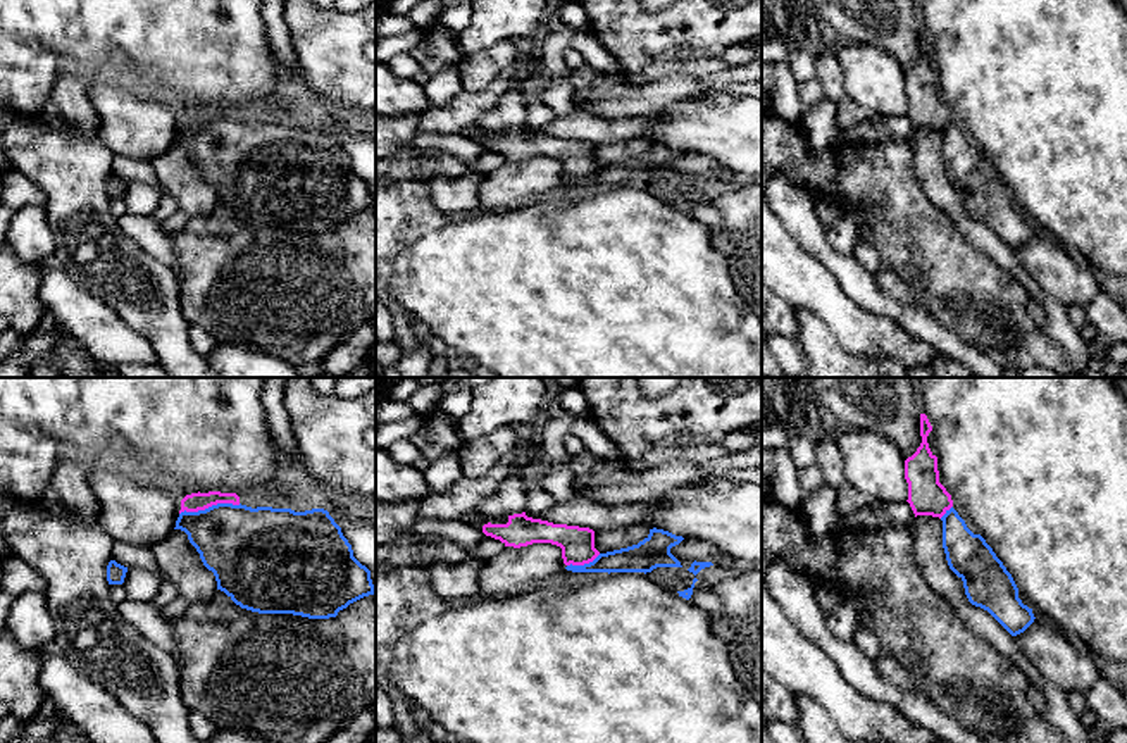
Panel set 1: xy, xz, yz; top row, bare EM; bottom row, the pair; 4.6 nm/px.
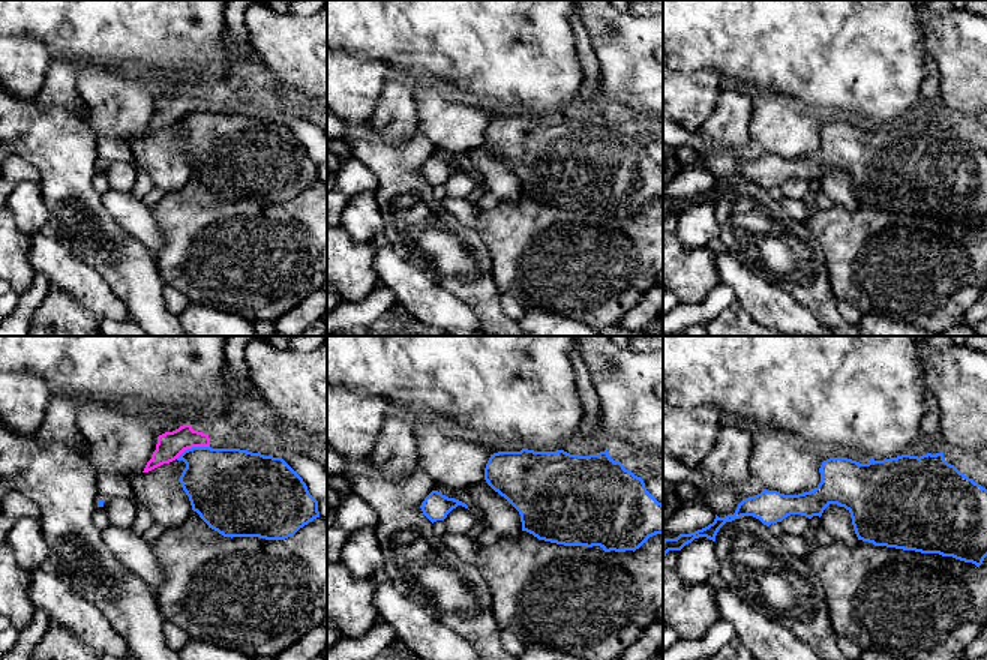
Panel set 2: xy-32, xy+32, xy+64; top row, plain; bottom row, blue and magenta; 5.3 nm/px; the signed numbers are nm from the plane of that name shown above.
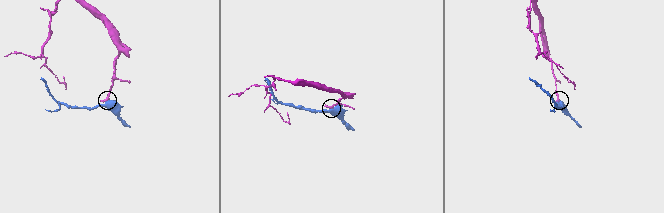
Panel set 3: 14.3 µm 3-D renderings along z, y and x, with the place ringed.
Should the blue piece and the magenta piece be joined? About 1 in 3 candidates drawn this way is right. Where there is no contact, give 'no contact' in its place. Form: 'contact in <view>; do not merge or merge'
contact in xy; do not merge

